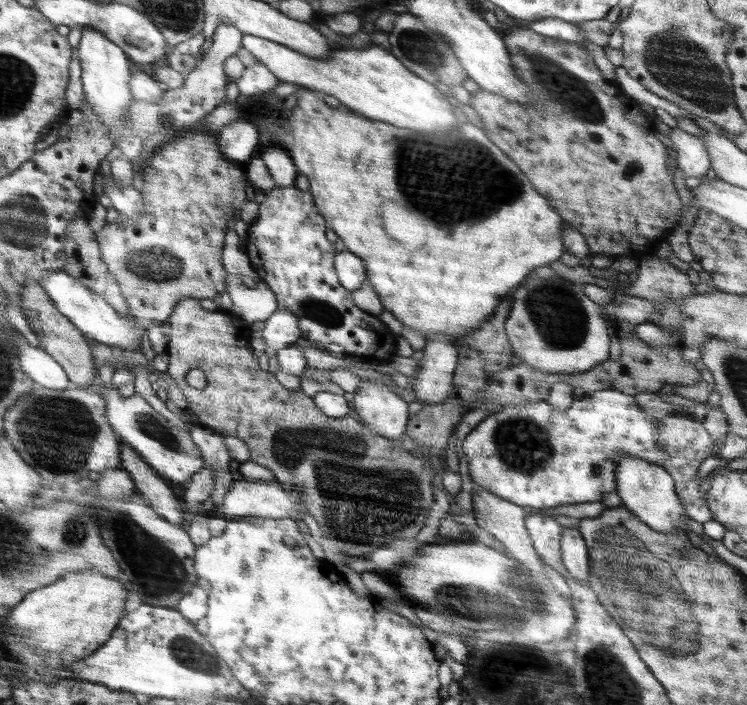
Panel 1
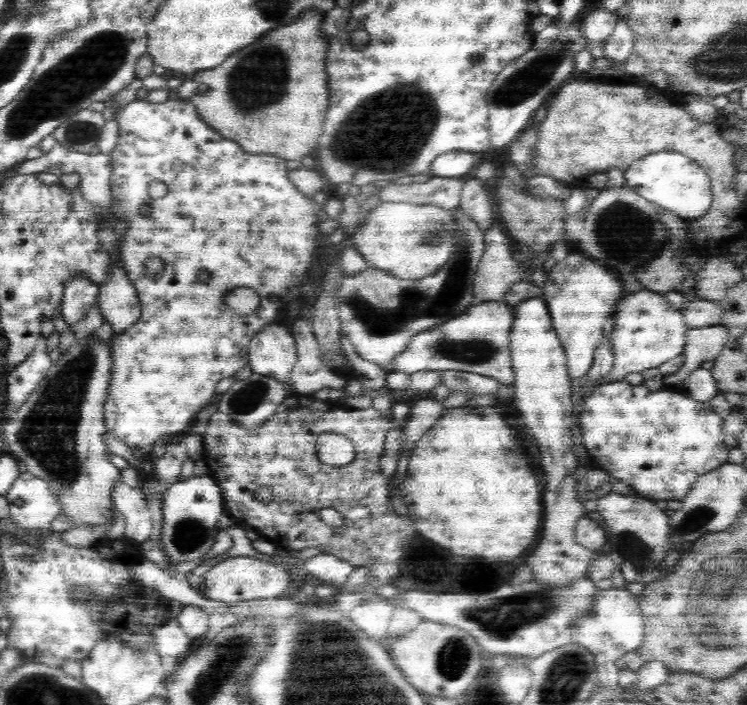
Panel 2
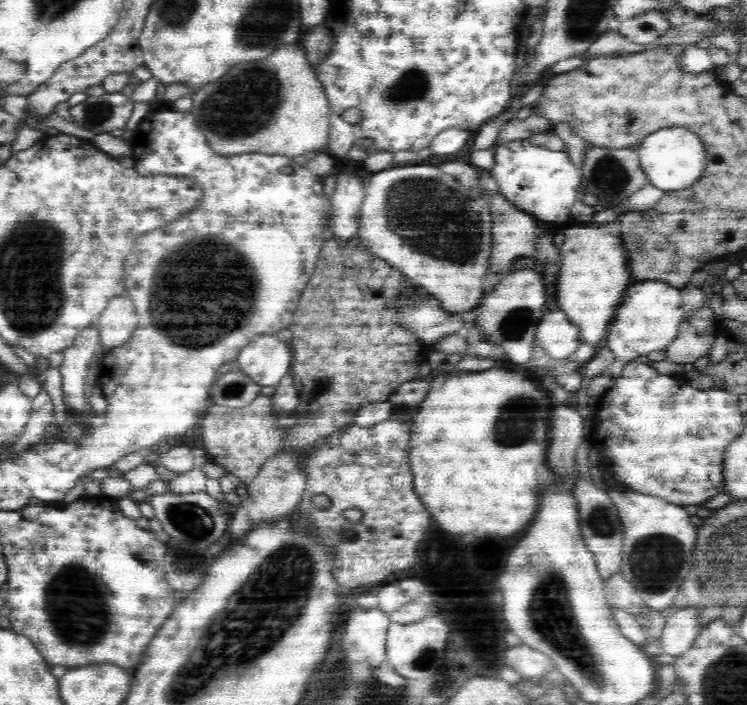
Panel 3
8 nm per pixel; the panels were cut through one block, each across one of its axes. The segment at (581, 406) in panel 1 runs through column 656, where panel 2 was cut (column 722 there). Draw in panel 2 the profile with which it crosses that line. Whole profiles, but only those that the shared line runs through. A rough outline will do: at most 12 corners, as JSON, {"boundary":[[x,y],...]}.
{"boundary":[[602,382],[576,418],[593,466],[682,500],[729,451],[709,402]]}

